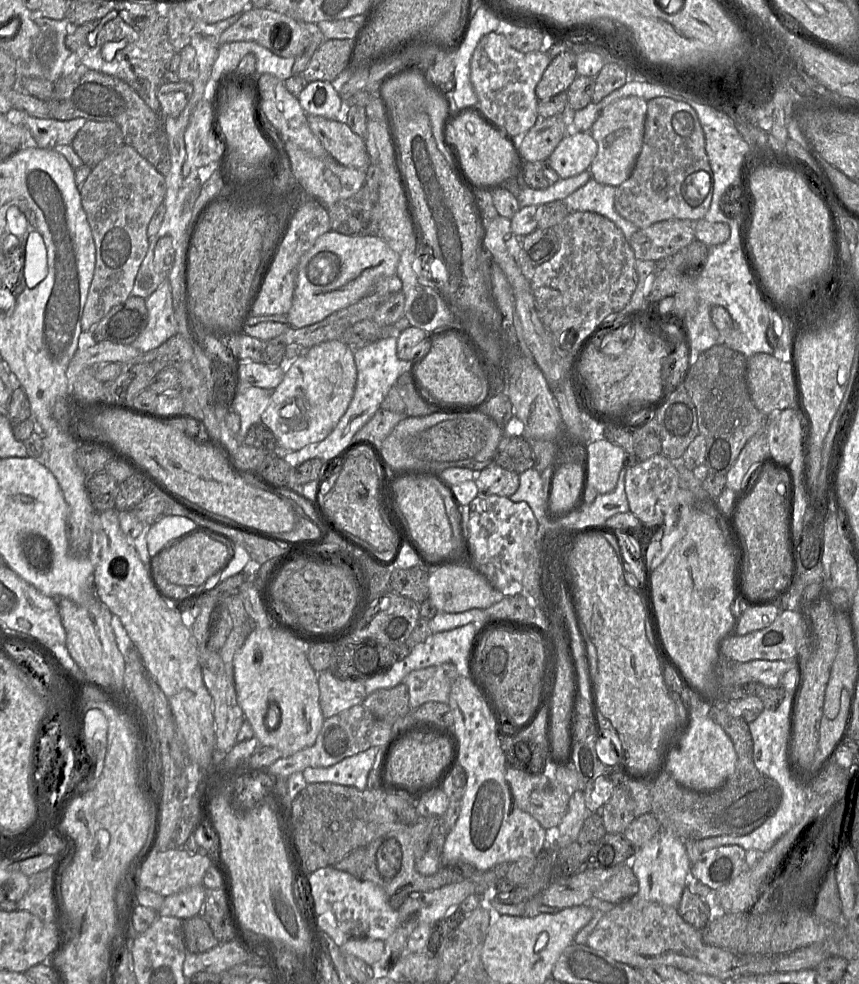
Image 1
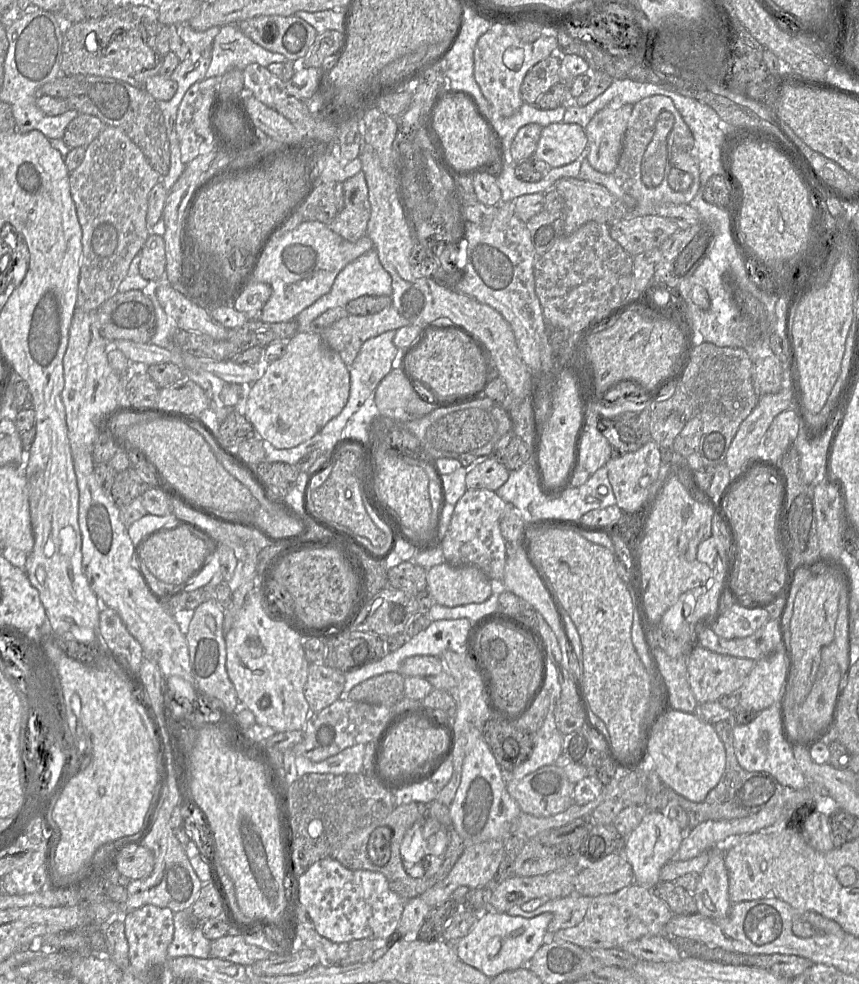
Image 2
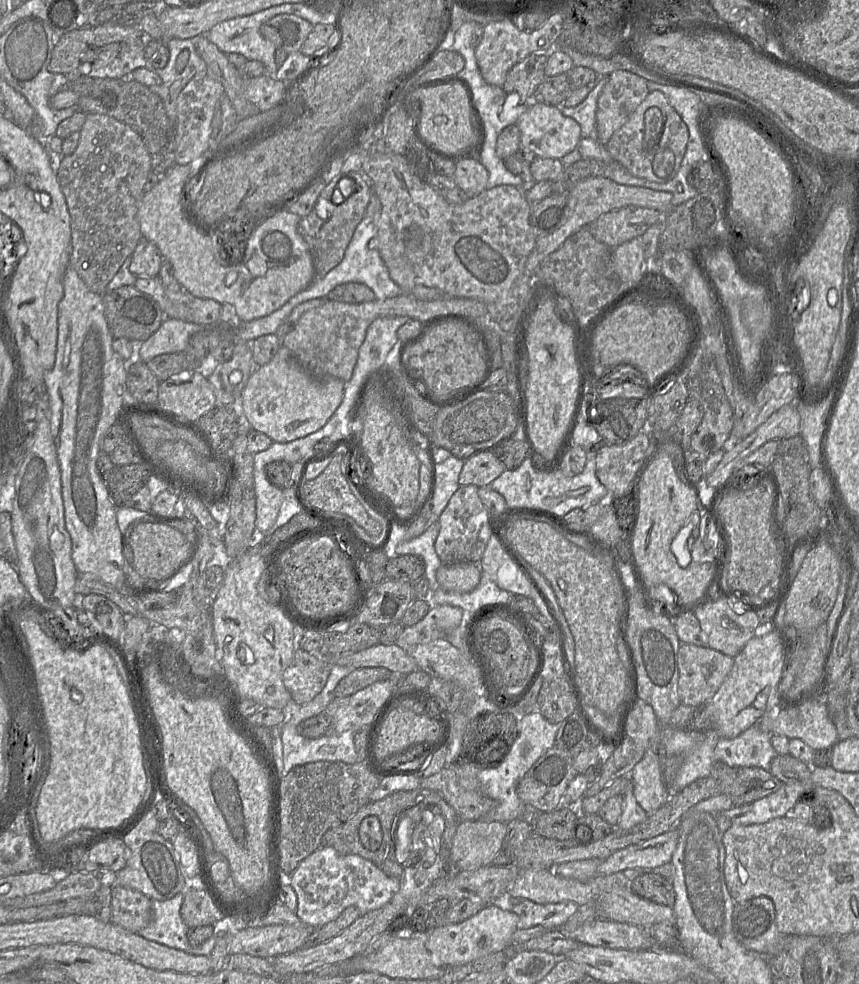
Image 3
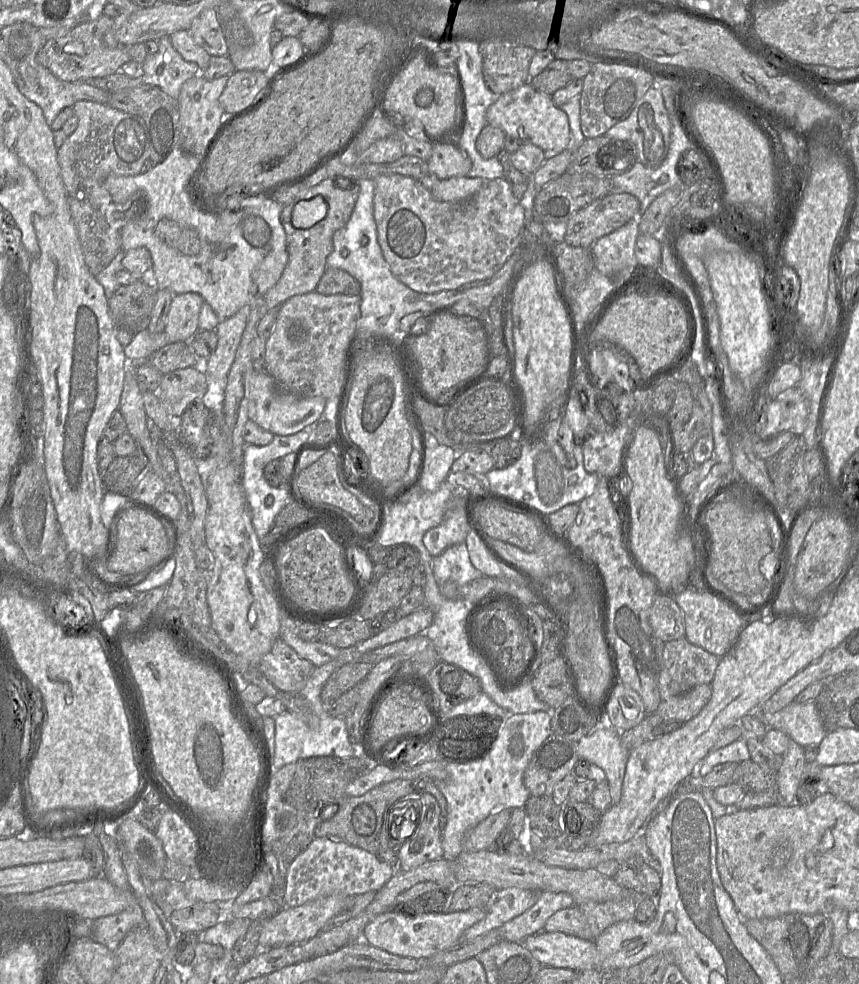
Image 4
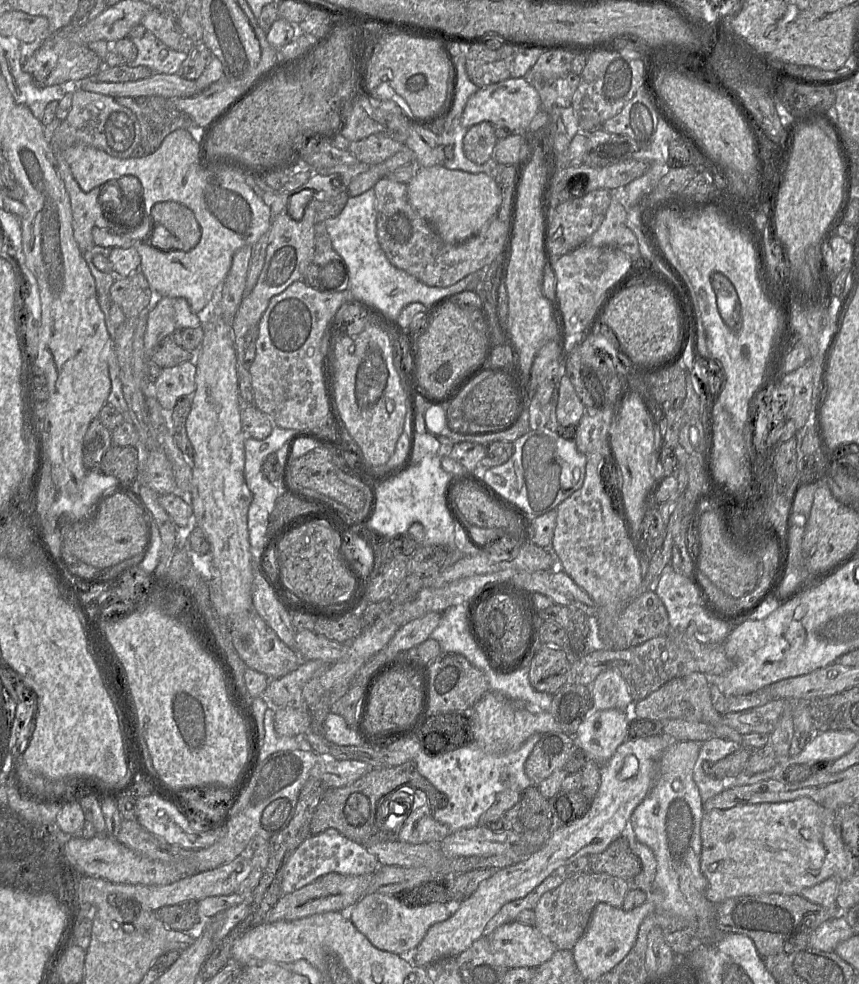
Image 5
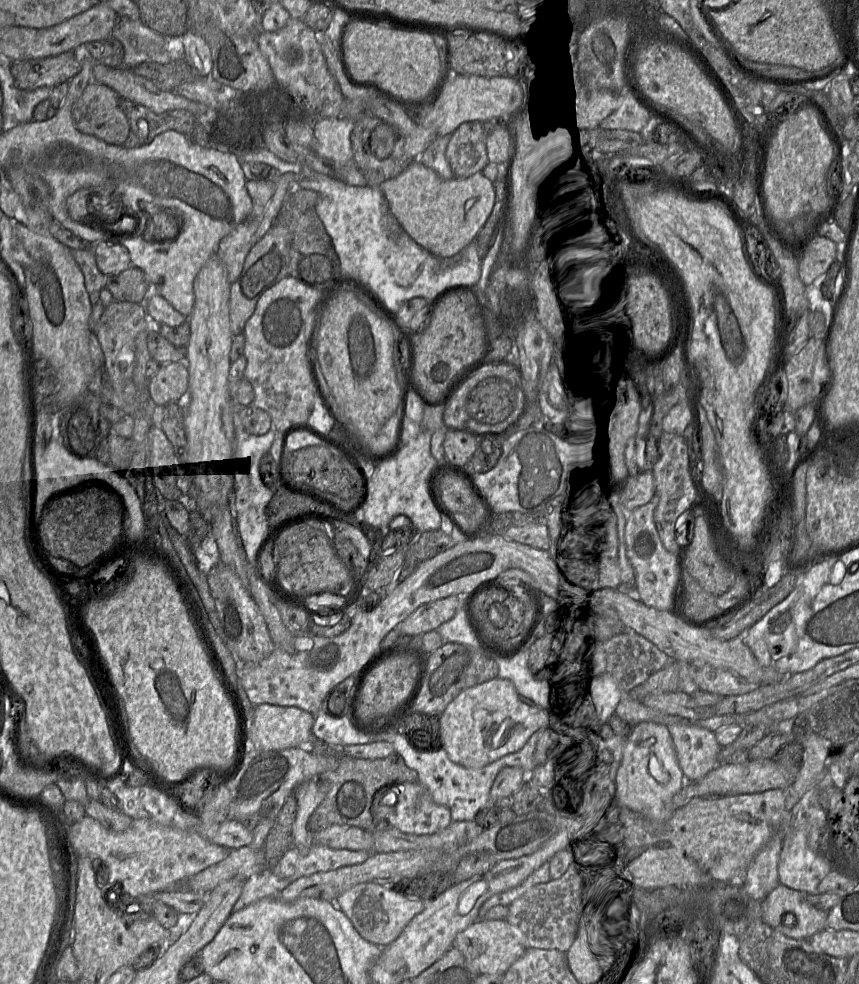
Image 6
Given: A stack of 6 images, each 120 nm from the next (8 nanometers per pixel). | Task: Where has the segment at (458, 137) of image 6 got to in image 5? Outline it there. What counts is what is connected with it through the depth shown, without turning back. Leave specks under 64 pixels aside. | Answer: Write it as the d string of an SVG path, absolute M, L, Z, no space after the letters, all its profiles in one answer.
M489 122L475 124L468 128L463 140L465 156L475 164L482 165L491 159L496 142L494 125Z

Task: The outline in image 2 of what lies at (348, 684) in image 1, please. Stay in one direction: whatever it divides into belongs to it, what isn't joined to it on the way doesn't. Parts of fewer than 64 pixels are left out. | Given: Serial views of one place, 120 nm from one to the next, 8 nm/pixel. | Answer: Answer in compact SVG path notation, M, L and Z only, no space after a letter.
M310 663L304 686L305 699L313 712L319 712L341 696L345 673L324 663Z

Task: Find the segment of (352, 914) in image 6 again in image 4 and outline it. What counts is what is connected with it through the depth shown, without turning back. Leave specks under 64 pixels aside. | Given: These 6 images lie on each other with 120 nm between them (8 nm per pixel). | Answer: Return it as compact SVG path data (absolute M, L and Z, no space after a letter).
M484 907L451 913L431 913L410 916L394 910L379 914L363 931L363 941L390 954L415 959L428 959L438 952L449 950L459 944L462 933L482 920Z

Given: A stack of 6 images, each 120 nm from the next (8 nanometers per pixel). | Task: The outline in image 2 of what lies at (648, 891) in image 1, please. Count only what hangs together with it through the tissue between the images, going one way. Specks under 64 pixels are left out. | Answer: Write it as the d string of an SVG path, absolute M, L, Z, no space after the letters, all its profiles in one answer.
M660 811L648 812L635 830L625 837L623 855L632 867L635 882L654 888L660 881L661 869L671 861L683 840L683 829Z

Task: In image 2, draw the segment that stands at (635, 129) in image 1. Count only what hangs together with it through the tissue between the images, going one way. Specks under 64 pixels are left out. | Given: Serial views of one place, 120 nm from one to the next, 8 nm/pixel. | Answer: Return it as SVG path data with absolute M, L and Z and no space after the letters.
M633 105L607 107L599 111L585 128L587 160L598 172L613 174L617 167Z

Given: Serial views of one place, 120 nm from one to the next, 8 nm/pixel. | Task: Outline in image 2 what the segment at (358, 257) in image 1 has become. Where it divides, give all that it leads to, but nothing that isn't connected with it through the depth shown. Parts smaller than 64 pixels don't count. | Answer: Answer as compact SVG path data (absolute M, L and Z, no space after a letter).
M306 220L289 232L280 229L266 246L251 278L251 282L266 283L272 289L270 298L254 318L265 323L295 320L300 312L331 290L338 273L347 264L371 249L374 245L366 234L350 242L318 221Z

